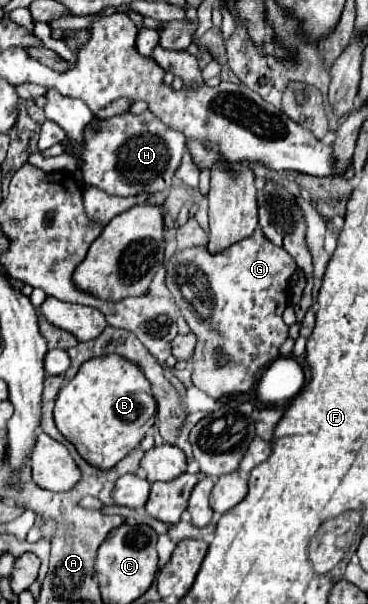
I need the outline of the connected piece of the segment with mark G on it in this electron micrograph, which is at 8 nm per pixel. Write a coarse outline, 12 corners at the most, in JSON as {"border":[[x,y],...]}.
{"border":[[260,228],[184,248],[164,284],[192,382],[247,393],[288,338],[294,258]]}

